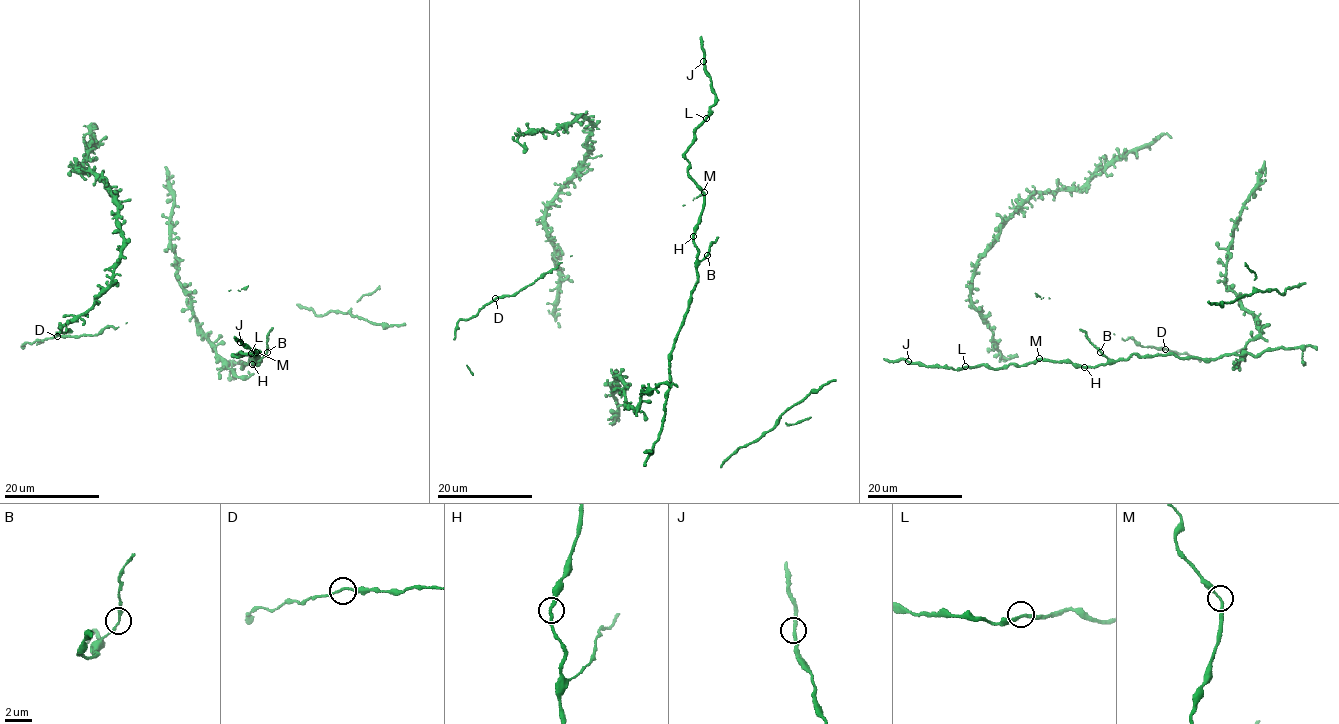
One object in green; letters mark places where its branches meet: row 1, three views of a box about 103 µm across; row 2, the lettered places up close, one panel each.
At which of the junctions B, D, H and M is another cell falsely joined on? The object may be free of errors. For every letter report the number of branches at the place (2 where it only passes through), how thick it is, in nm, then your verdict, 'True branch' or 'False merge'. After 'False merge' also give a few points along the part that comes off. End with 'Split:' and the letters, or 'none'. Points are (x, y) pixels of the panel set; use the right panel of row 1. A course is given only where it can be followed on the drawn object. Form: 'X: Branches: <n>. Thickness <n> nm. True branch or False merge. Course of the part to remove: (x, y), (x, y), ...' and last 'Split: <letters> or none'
B: Branches: 2. Thickness 200 nm. True branch
D: Branches: 2. Thickness 170 nm. True branch
H: Branches: 2. Thickness 240 nm. True branch
M: Branches: 2. Thickness 200 nm. True branch
Split: none

